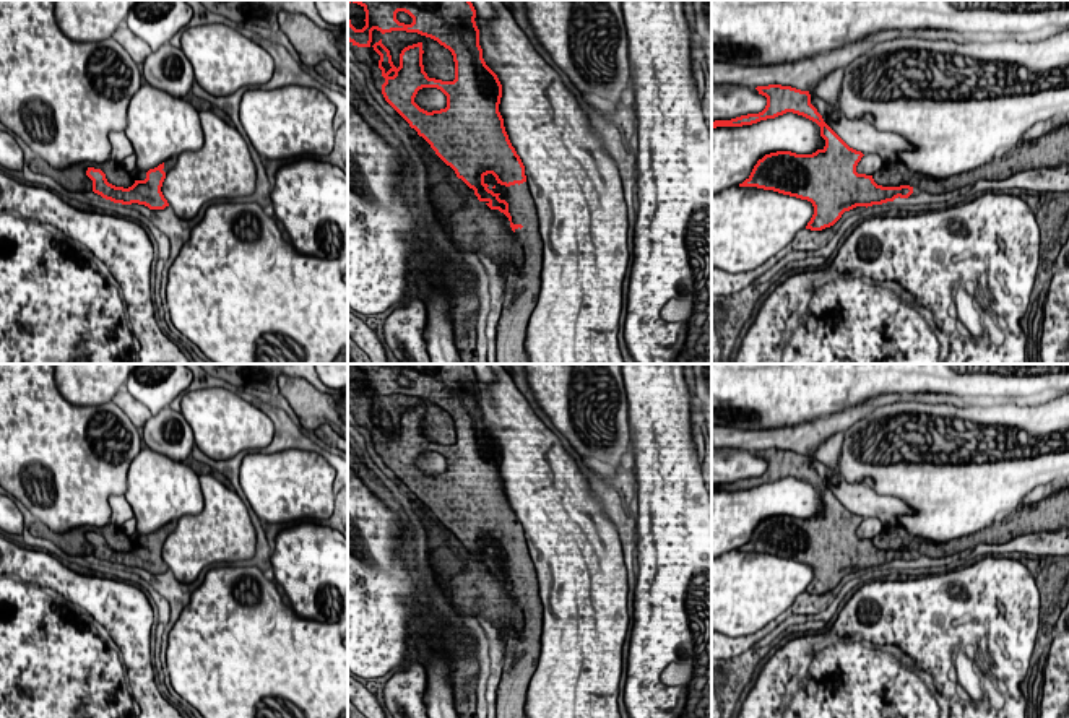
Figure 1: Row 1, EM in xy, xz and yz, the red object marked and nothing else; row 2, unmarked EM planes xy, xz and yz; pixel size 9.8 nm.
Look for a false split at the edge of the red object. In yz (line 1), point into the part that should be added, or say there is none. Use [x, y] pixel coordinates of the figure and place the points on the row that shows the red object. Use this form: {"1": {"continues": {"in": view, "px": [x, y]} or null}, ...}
{"1": {"continues": null}}

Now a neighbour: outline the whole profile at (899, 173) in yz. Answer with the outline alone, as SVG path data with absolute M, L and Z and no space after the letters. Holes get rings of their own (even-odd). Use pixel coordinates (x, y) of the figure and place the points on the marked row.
M884 162L882 167L872 174L877 185L882 187L900 187L905 185L910 171L903 162Z

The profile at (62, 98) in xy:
M0 0L0 122L54 169L109 161L109 133L127 128L130 99L143 81L115 39L68 39L55 21L54 0Z

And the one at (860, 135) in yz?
M838 112L837 122L829 122L829 127L853 149L863 154L877 154L884 162L898 162L902 151L913 149L902 135L894 132L877 130L866 120L850 120Z

